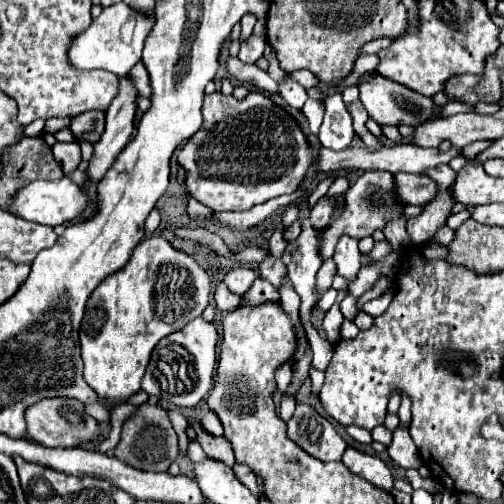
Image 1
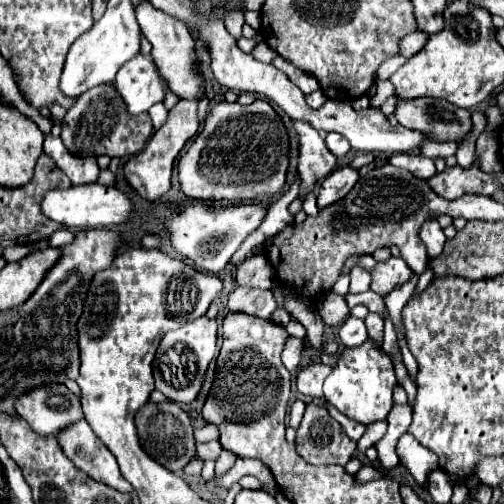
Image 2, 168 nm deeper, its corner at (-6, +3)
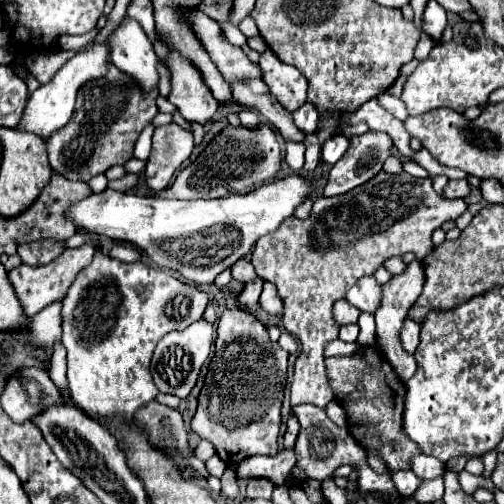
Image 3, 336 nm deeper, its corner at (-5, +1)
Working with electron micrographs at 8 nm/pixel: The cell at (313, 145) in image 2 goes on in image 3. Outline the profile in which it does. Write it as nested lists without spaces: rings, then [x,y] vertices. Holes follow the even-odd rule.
[[[261,79],[235,81],[231,85],[231,91],[239,105],[259,111],[271,125],[275,125],[285,141],[305,141],[305,135],[299,133],[299,129],[295,129],[295,123],[291,123],[291,113],[283,109],[279,101],[275,101],[275,97],[271,97],[271,91],[267,89],[267,85],[263,85]]]

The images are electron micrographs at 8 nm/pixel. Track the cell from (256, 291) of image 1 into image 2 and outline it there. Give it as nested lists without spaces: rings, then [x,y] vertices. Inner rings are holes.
[[[238,287],[228,297],[228,309],[248,313],[254,317],[268,319],[276,311],[276,299],[272,291],[252,289],[252,287]]]

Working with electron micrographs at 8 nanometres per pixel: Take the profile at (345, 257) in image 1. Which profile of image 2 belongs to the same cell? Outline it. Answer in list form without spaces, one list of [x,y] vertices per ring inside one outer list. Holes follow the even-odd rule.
[[[354,265],[350,271],[350,293],[362,293],[370,289],[370,273],[360,265]]]

